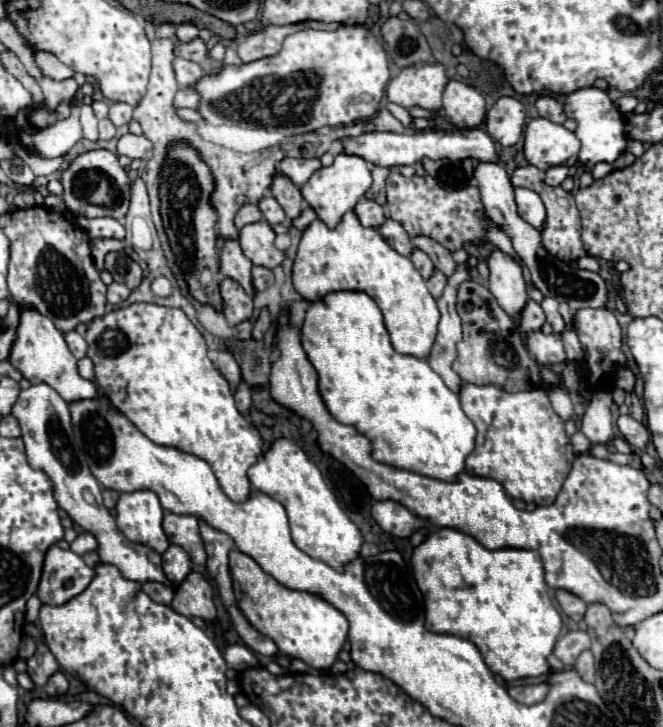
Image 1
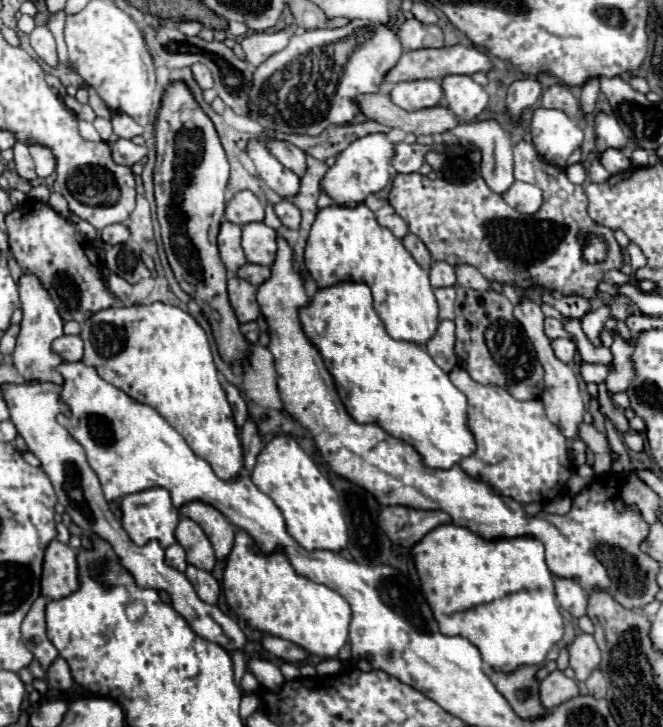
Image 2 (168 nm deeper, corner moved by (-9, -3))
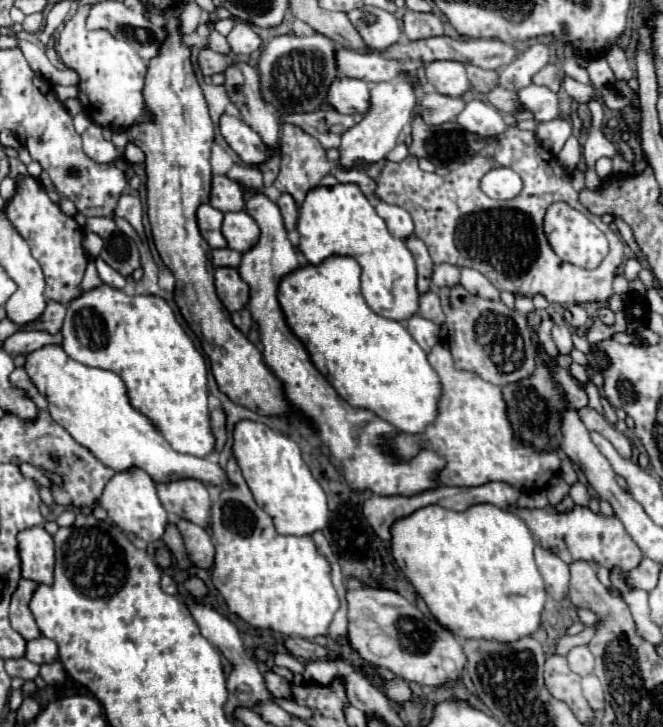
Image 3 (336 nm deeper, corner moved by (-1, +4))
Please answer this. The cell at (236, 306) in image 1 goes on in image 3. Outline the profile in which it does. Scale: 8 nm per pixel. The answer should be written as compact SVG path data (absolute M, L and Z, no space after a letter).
M220 267L220 269L216 269L214 277L216 277L216 293L218 293L220 301L224 303L224 307L230 313L244 309L248 299L250 299L250 289L240 279L238 269Z

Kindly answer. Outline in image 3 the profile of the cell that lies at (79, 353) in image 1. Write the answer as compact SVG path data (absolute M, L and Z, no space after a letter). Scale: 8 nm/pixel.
M22 331L22 333L14 333L12 337L6 339L4 351L8 355L14 355L14 353L32 353L32 351L42 349L46 345L62 345L62 335L60 333L46 333L46 331Z

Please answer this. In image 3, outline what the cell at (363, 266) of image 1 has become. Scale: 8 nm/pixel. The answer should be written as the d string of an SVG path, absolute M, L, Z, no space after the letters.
M338 183L334 187L312 189L300 207L298 231L300 231L300 251L304 253L308 263L320 265L324 259L328 259L332 255L354 257L358 261L358 265L362 267L362 295L374 313L378 313L380 317L392 319L392 321L408 321L410 317L418 315L420 293L418 293L418 285L416 285L414 257L406 249L406 243L402 239L396 239L394 235L390 235L384 219L376 215L374 207L366 199L366 195L358 189L358 185Z

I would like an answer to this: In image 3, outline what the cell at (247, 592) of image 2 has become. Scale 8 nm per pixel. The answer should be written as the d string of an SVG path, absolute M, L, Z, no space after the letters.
M230 457L226 465L226 473L230 481L236 485L236 489L222 491L212 505L212 543L216 547L212 581L218 593L228 603L228 609L238 617L242 617L252 627L272 629L282 635L302 637L308 641L316 637L324 637L328 633L334 613L340 607L336 589L330 581L330 563L322 555L318 555L312 537L290 537L290 535L276 533L272 517L256 505L242 477L236 457Z

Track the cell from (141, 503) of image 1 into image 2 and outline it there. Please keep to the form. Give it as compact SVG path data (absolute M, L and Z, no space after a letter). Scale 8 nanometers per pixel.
M150 488L138 494L130 494L124 496L120 500L120 510L122 510L122 528L126 530L126 534L132 538L132 542L136 542L138 546L156 540L162 548L168 548L176 542L174 538L174 530L178 526L180 520L180 512L178 508L172 504L170 500L170 492L166 492L166 488Z

